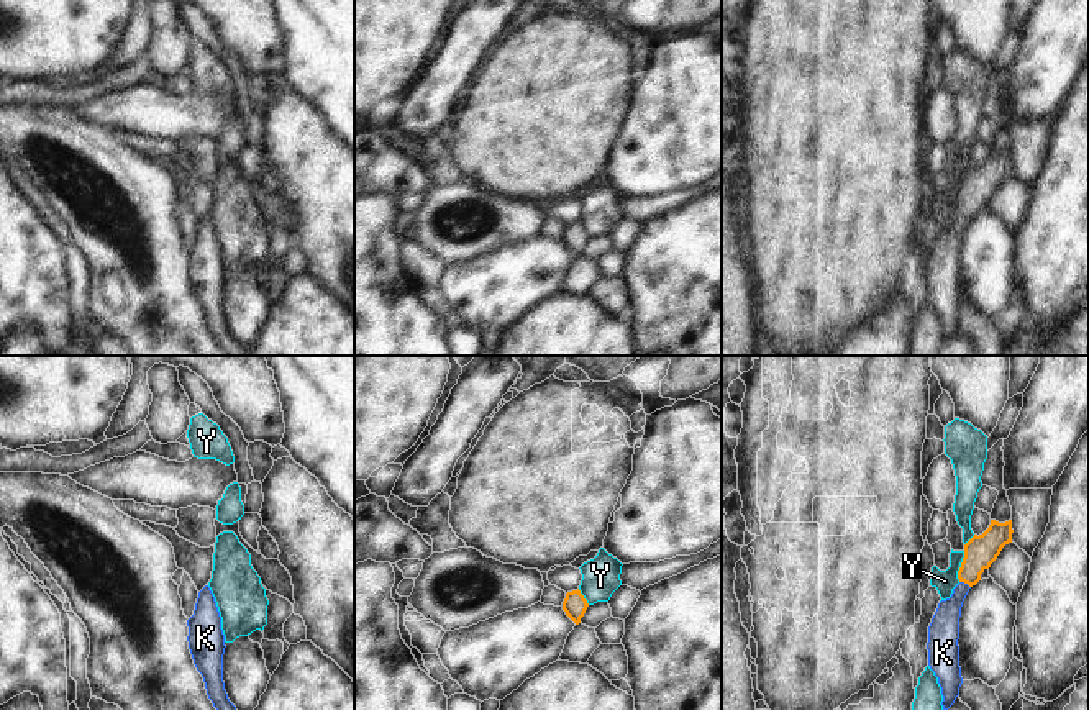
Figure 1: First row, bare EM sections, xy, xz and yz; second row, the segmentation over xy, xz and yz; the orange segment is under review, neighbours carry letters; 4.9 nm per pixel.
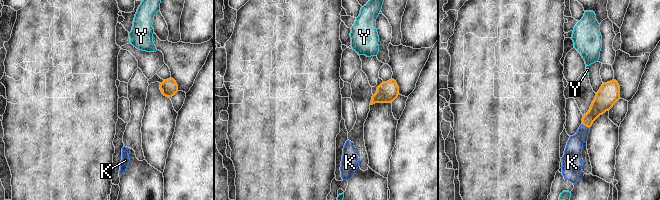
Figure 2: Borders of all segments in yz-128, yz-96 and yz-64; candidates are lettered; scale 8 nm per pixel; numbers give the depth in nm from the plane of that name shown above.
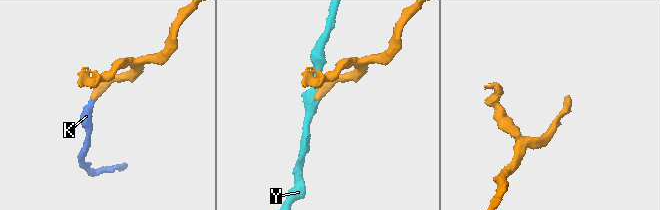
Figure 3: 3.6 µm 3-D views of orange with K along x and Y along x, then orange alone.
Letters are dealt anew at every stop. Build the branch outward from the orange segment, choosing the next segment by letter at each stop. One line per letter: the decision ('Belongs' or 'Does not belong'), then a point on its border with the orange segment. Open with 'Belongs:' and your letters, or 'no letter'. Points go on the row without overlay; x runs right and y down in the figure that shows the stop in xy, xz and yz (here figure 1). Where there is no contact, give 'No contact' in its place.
Belongs: K
K: Belongs. Touches orange at yz (965, 215)
Y: Does not belong. Touches orange at yz (961, 199).

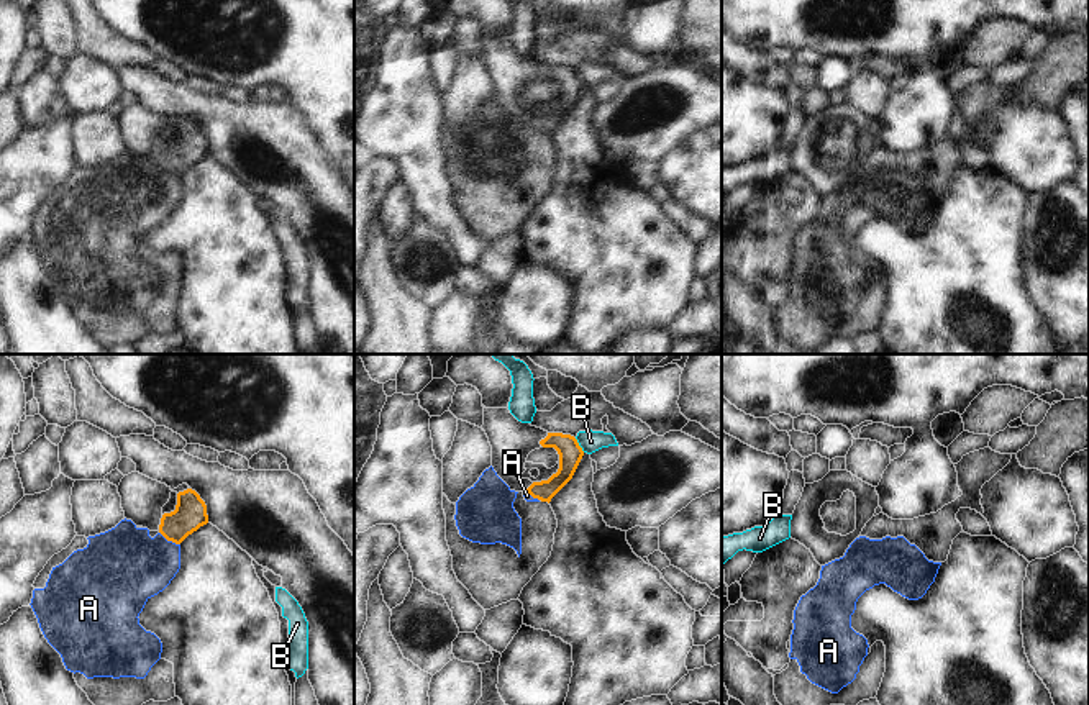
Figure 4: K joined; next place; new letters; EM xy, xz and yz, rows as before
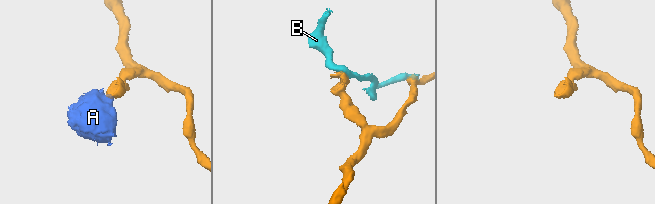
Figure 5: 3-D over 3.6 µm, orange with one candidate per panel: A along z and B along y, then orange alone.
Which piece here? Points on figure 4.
Belongs: no letter
A: Does not belong. Touches orange at xy (169, 172)
B: Does not belong. Touches orange at xz (578, 77).

